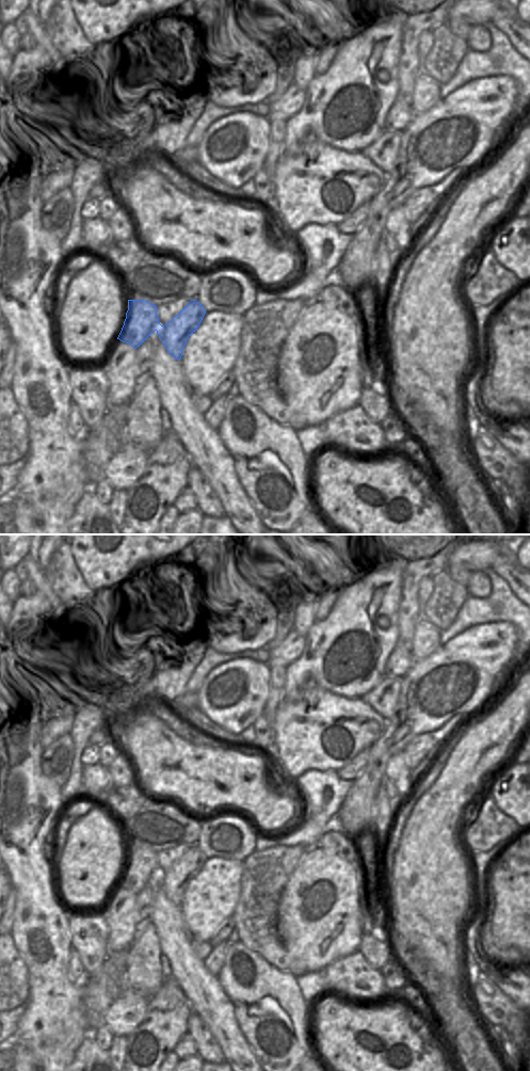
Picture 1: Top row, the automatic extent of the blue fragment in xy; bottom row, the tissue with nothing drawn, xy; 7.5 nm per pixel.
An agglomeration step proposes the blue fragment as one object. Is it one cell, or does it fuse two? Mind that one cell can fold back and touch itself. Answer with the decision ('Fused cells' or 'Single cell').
Fused cells.

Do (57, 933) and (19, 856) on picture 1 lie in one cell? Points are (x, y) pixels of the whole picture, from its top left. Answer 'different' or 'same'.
same

